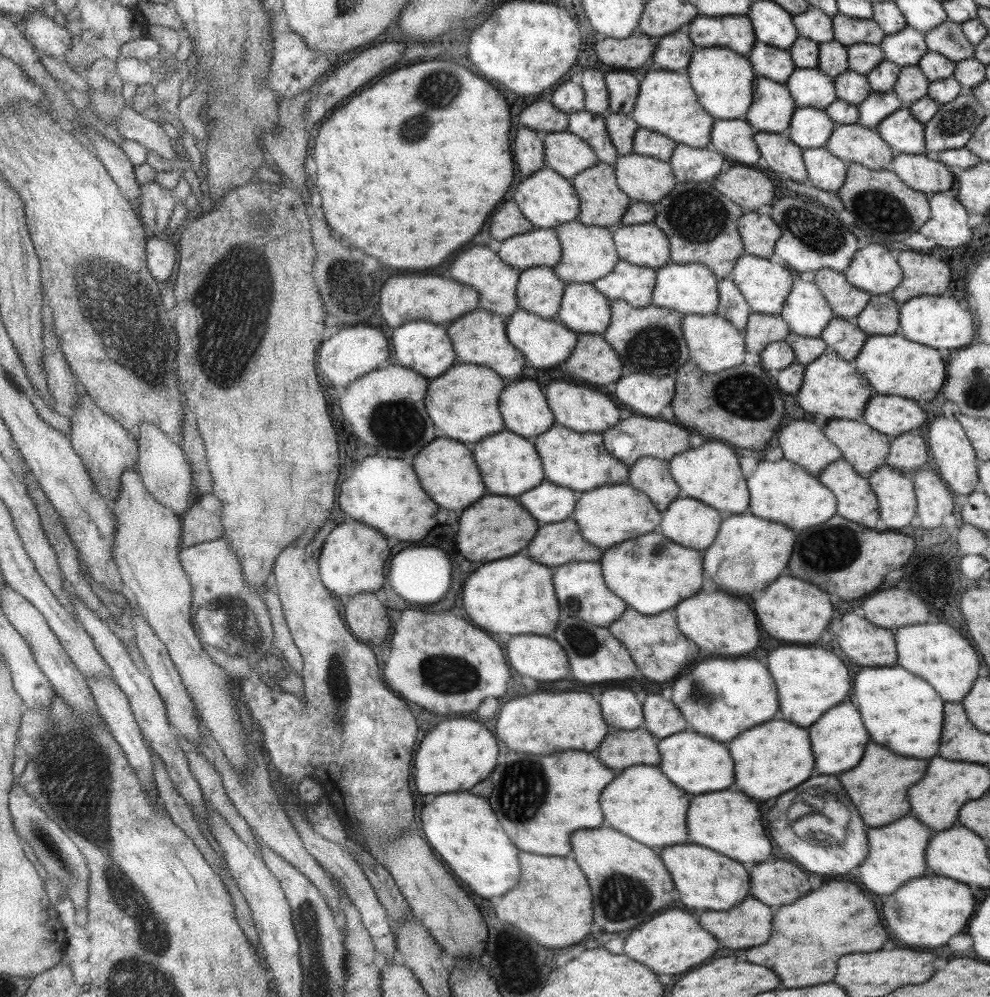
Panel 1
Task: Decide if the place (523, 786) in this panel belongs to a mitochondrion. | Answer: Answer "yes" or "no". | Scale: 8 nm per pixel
yes

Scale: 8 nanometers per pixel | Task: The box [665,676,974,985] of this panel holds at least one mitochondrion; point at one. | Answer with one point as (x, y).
(820, 815)

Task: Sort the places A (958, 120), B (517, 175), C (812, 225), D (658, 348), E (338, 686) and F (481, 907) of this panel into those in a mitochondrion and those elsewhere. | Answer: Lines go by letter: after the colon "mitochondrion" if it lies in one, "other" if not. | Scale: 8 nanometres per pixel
A: mitochondrion
B: other
C: mitochondrion
D: mitochondrion
E: mitochondrion
F: other

